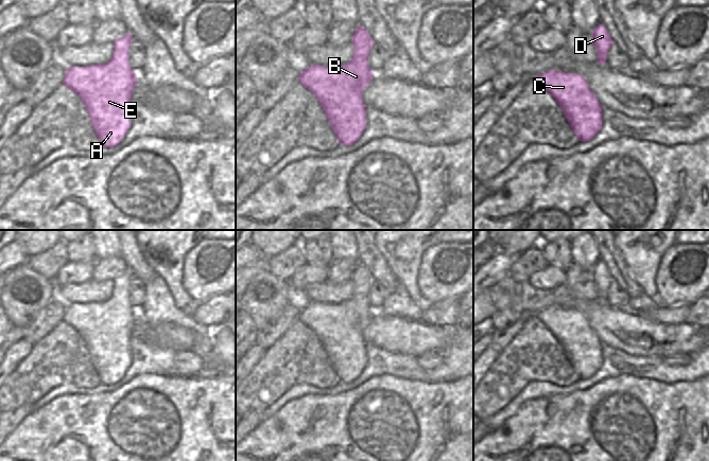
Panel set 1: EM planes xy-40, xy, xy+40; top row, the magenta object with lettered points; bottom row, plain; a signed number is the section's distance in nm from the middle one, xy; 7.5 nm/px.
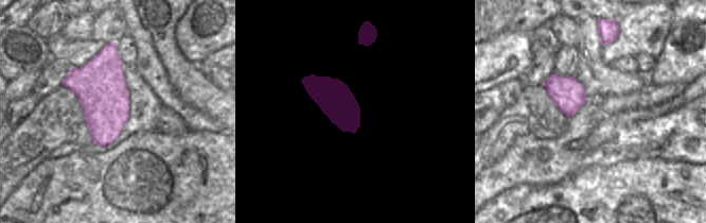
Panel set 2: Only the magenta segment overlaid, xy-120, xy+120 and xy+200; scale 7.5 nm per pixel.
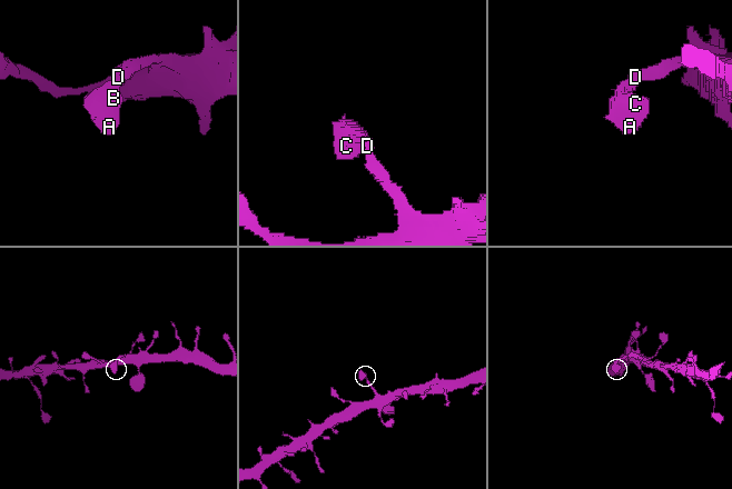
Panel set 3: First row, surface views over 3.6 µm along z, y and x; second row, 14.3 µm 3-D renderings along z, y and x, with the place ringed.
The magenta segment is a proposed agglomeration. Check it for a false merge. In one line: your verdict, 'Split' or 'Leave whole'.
Leave whole.

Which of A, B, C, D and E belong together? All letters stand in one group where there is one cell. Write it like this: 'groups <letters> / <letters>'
groups A B C D E

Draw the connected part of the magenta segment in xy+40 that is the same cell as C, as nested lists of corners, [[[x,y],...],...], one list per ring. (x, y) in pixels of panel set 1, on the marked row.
[[[550,70],[539,73],[536,81],[557,102],[581,142],[600,132],[602,106],[582,75]]]

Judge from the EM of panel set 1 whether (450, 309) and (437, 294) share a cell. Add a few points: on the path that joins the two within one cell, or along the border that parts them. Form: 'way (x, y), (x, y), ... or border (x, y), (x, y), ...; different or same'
border (459, 297), (450, 297), (432, 304); different

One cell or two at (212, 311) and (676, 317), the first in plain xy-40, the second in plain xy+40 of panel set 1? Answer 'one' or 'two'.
one

